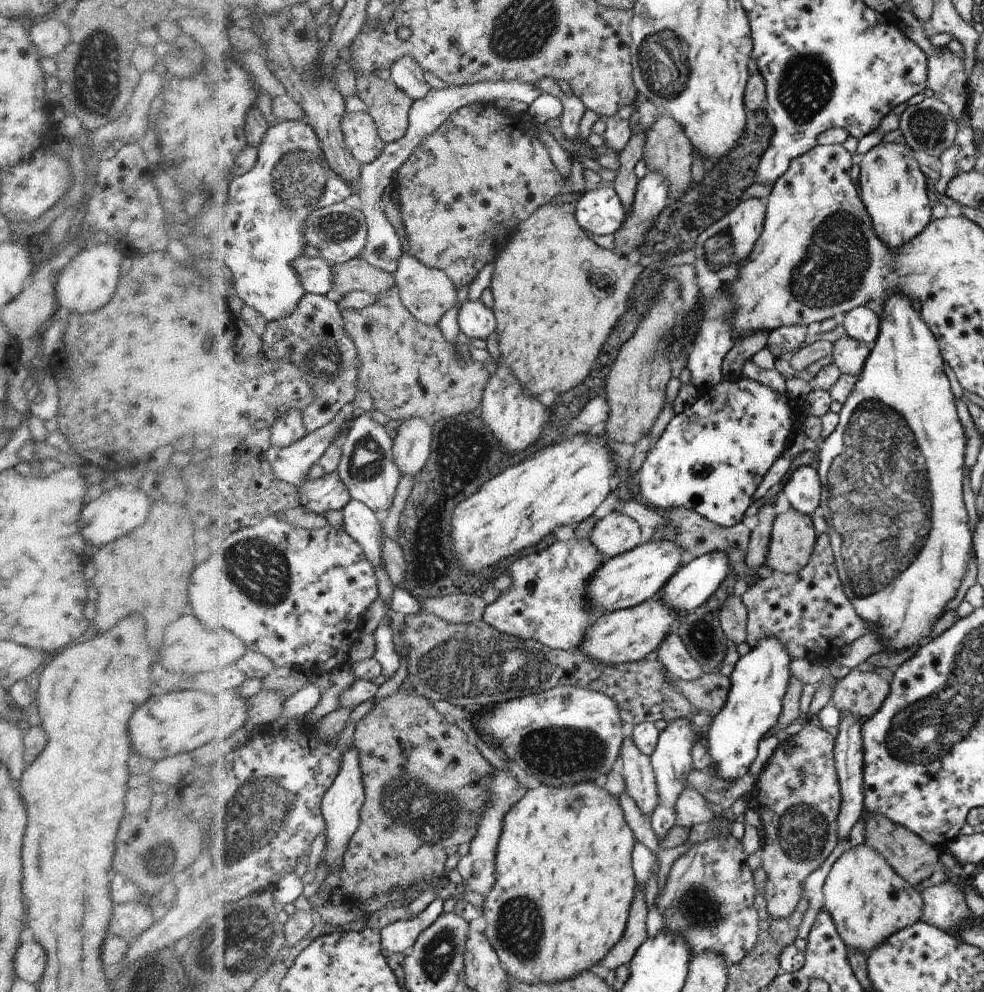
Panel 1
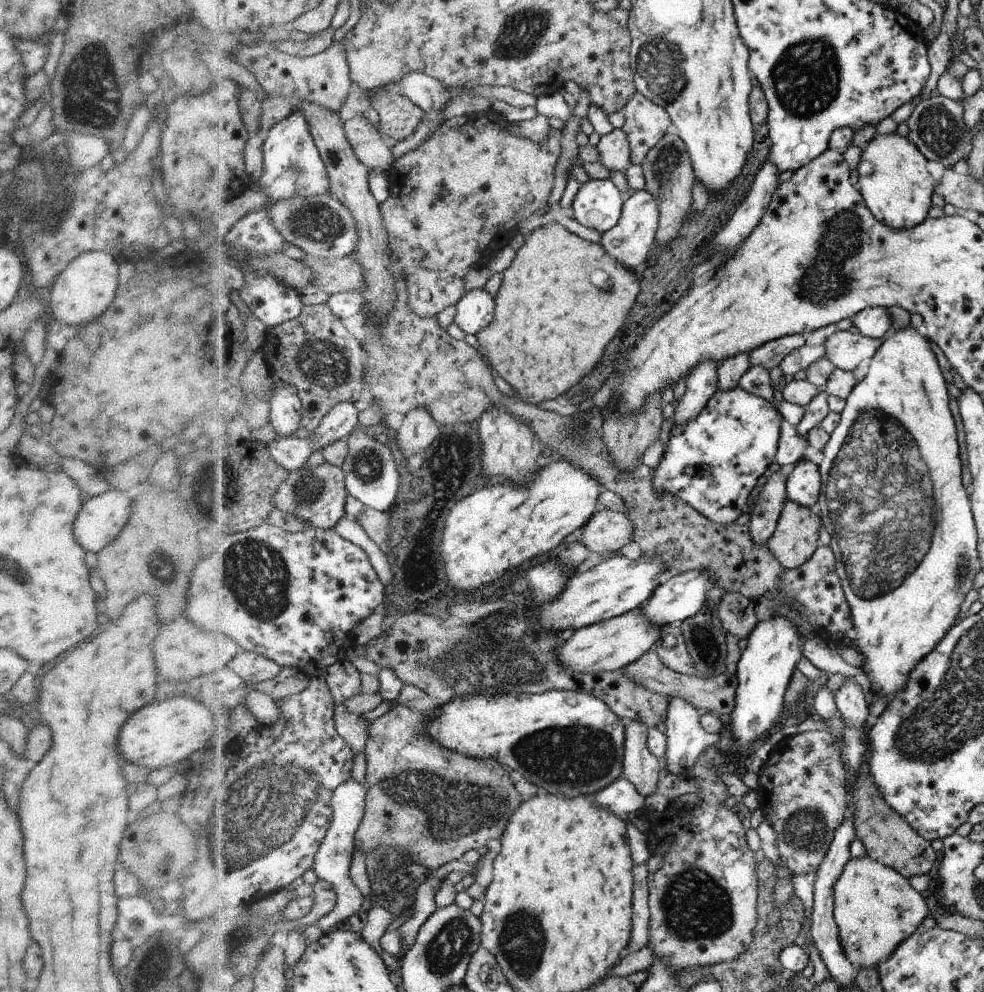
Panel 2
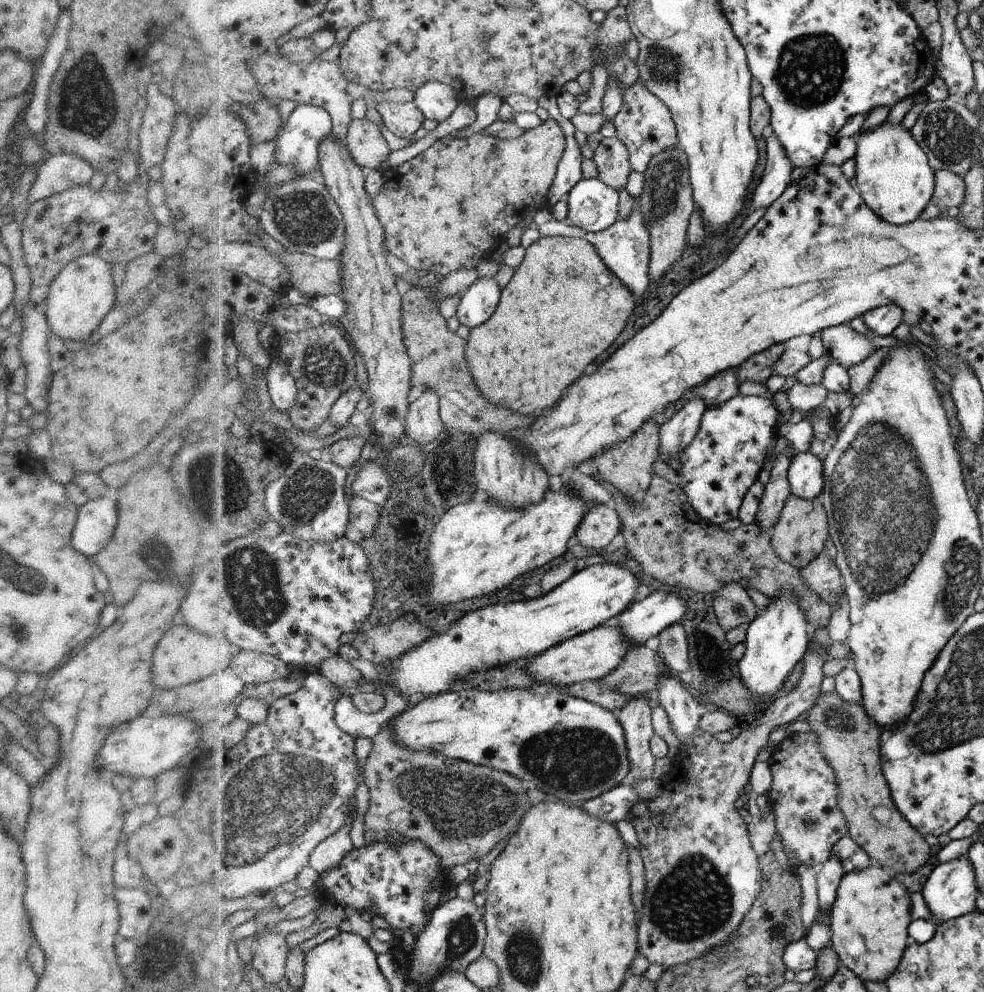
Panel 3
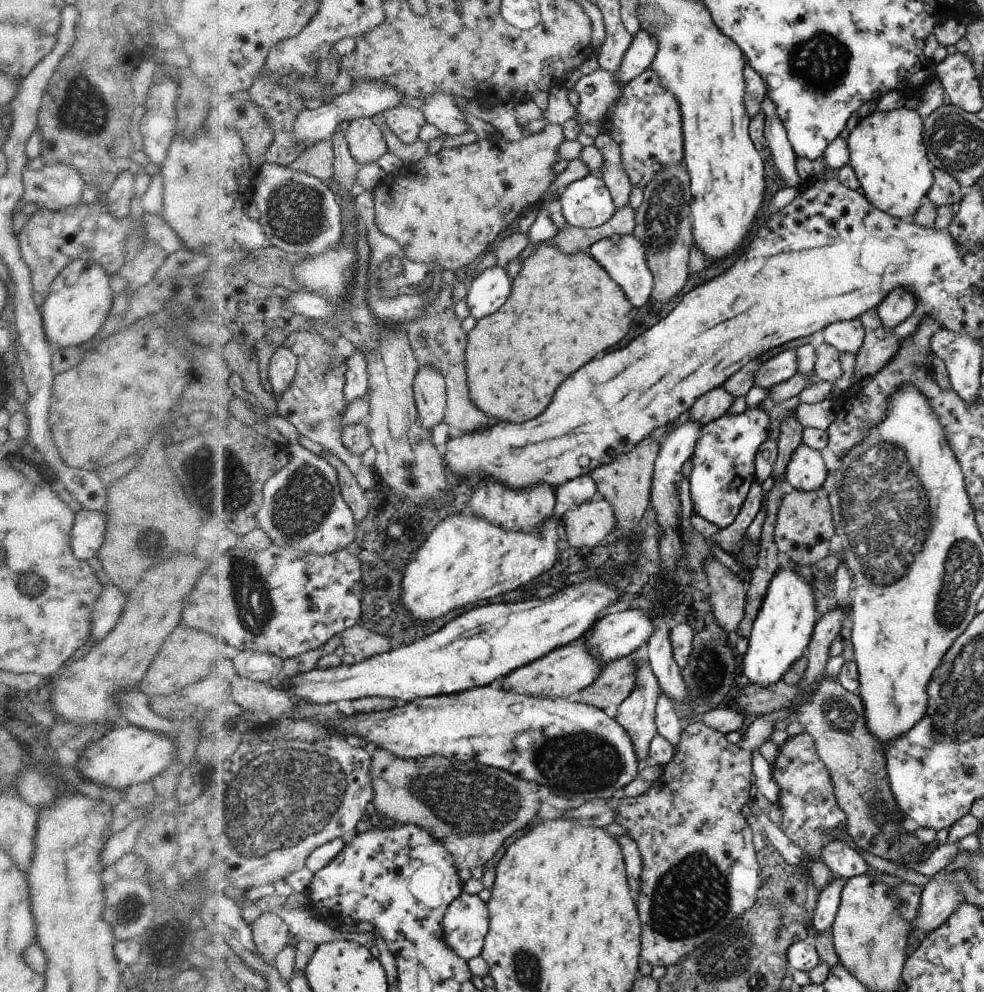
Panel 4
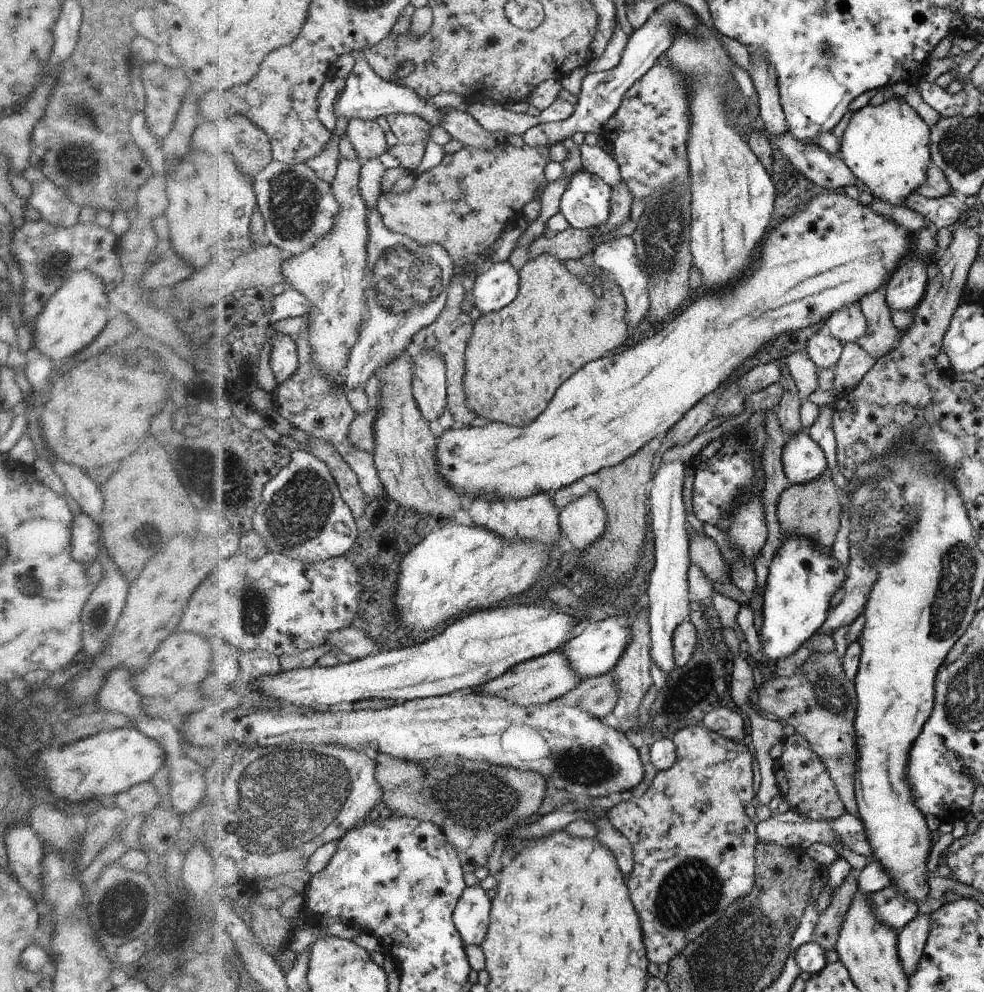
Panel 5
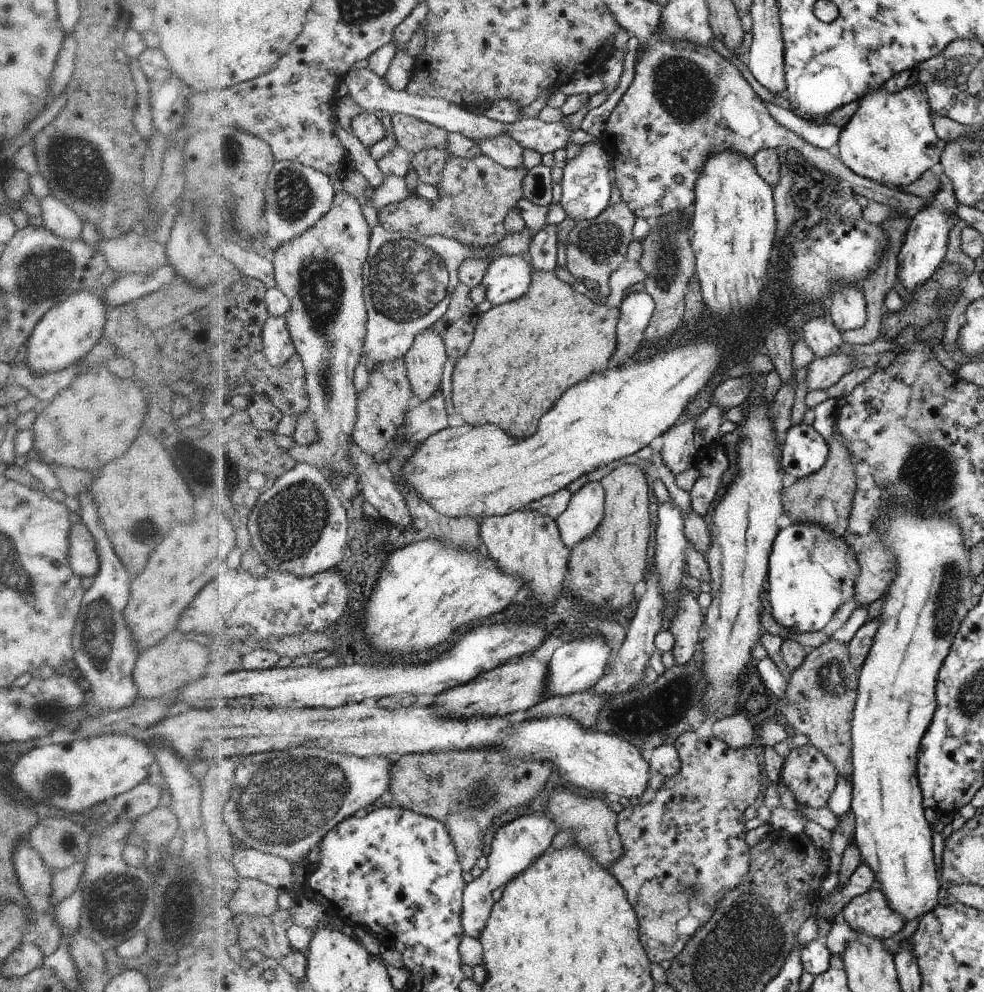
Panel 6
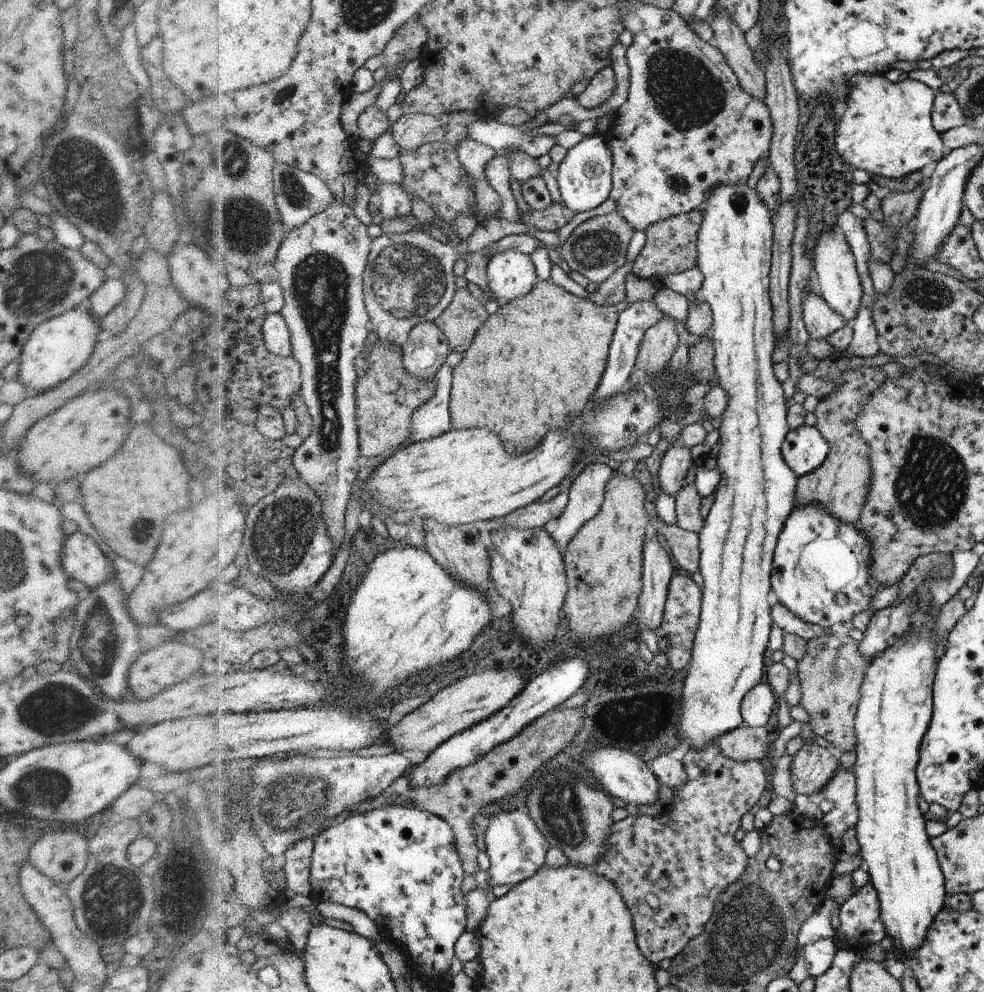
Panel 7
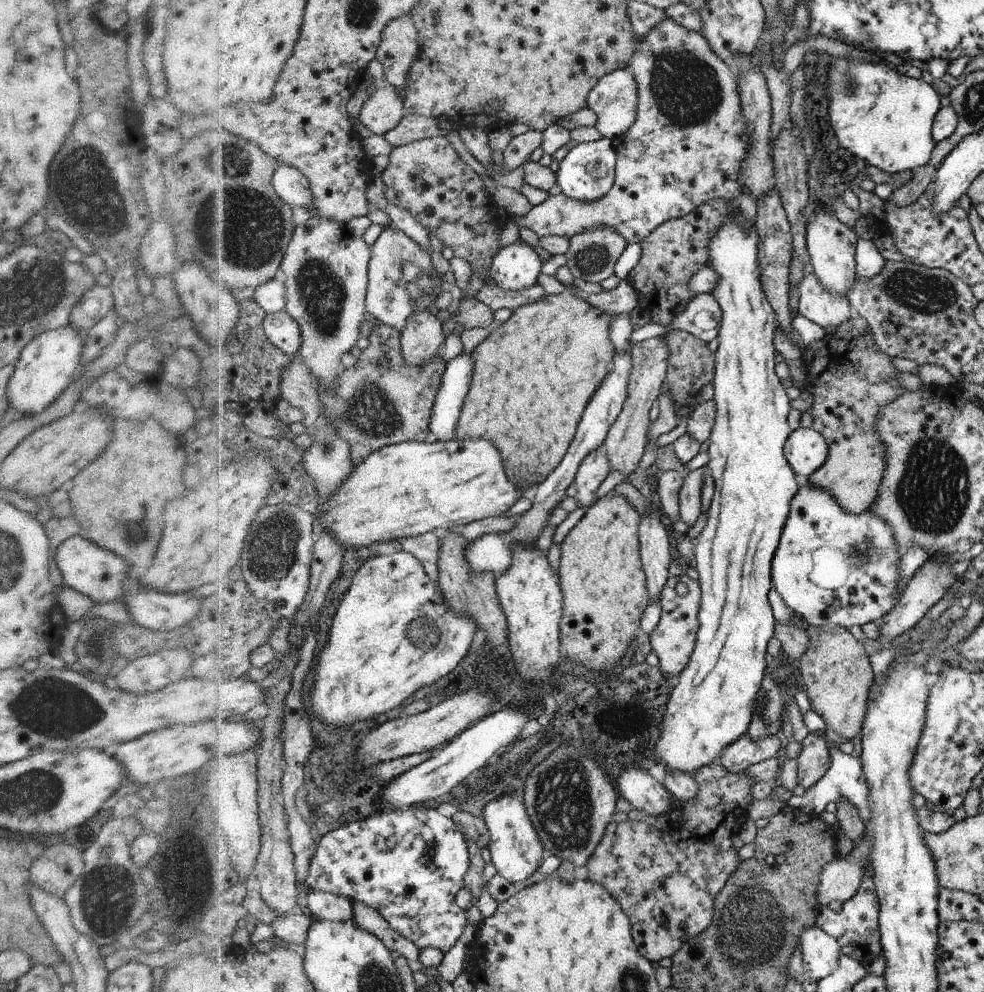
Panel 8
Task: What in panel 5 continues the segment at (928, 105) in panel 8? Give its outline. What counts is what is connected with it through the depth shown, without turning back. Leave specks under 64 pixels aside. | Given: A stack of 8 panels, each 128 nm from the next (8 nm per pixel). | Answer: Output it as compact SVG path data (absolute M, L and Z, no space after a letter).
M888 100L880 106L867 105L849 115L848 128L841 142L840 158L848 165L855 178L872 194L874 200L903 206L914 193L926 184L932 165L932 137L930 127L903 100Z

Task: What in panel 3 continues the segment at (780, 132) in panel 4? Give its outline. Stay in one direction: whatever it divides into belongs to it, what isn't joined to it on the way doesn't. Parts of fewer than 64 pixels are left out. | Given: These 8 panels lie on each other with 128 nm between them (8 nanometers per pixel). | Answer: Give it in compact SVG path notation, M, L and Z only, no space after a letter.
M772 132L766 133L768 160L760 184L752 196L751 211L770 207L792 182L793 166L784 152L780 140Z

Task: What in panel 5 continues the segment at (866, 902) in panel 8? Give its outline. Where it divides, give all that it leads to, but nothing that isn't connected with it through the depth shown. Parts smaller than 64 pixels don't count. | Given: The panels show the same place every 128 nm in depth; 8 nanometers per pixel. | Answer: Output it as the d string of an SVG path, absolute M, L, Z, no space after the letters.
M894 884L878 892L870 893L868 900L874 906L872 910L878 921L894 928L897 932L917 916L918 908L921 905L900 896L900 892L896 890Z

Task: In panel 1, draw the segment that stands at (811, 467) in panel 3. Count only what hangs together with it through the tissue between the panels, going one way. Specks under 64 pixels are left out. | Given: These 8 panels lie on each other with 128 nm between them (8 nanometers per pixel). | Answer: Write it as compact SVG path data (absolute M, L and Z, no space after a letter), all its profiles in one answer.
M802 466L792 472L783 492L794 510L808 516L814 513L814 508L820 504L820 492L823 490L818 474L812 466Z

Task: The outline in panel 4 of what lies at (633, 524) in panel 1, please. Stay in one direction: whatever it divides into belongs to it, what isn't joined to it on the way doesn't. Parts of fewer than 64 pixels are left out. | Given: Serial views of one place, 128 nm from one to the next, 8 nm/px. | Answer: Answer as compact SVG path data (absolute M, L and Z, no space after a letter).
M605 498L579 504L574 510L567 510L559 515L570 546L576 548L594 547L610 534L616 526L616 513L613 505Z

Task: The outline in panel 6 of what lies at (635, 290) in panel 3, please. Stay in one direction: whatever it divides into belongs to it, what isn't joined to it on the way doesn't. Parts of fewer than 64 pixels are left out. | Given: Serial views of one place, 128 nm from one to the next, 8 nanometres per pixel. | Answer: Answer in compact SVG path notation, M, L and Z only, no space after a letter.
M645 291L632 292L622 298L622 318L617 325L617 346L610 356L608 369L631 363L645 338L645 331L654 315L652 296Z

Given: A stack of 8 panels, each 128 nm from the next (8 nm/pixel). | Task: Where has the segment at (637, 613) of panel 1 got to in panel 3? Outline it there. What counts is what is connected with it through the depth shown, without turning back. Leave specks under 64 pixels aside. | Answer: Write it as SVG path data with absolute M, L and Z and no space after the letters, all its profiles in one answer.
M599 625L537 655L534 662L528 664L526 674L532 676L538 684L549 683L553 686L572 686L586 680L602 679L622 664L626 652L630 649L631 645L622 638L620 626Z

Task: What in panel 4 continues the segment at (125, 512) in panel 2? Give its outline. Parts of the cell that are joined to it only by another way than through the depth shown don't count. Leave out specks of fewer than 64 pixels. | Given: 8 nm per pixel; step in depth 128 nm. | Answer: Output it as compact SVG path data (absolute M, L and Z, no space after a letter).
M80 509L75 514L71 530L71 547L78 560L88 561L97 556L105 539L107 514L104 510Z

